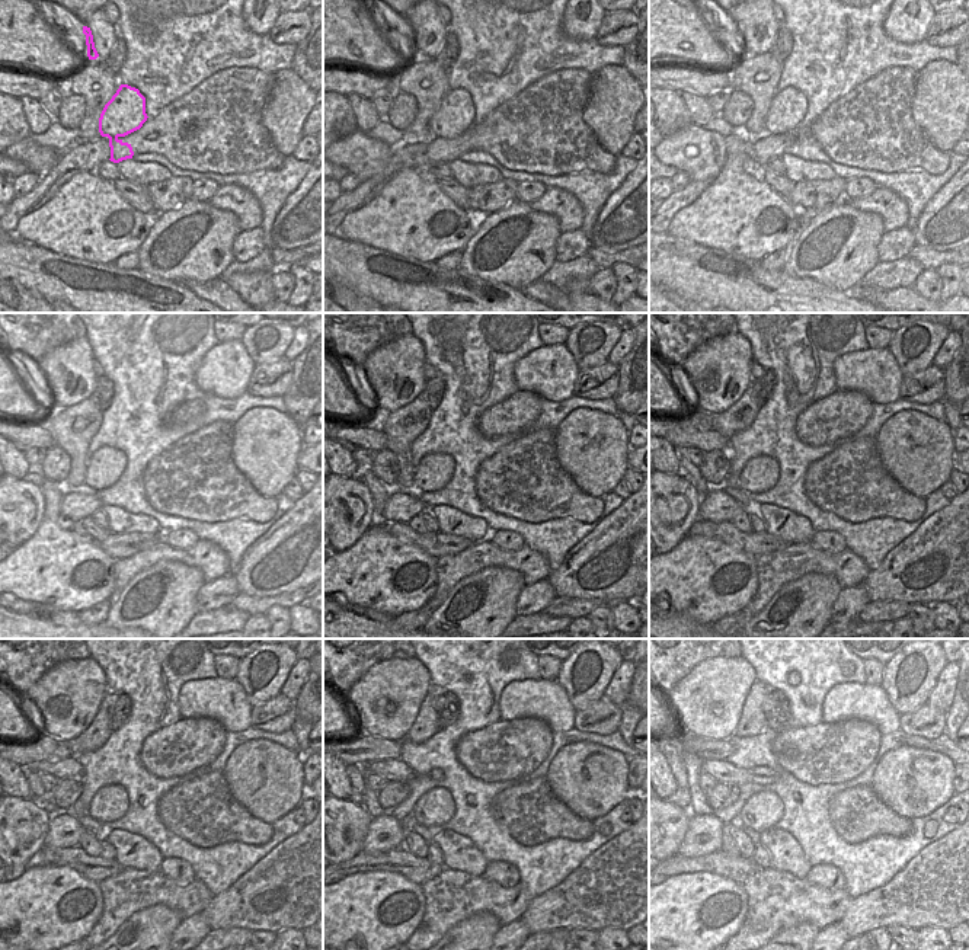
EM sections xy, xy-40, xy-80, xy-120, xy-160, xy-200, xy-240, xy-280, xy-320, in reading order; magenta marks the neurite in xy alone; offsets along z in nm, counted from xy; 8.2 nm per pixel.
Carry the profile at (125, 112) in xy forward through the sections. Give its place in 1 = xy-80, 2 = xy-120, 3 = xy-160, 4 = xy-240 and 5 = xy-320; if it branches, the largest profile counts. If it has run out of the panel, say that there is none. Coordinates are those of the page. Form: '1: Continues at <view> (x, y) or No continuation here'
1: Continues at xy-80 (787, 106)
2: Continues at xy-120 (106, 464)
3: Continues at xy-160 (434, 472)
4: Continues at xy-240 (109, 803)
5: Continues at xy-320 (763, 811).

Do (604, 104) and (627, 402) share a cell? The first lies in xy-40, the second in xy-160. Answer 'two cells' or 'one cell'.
two cells

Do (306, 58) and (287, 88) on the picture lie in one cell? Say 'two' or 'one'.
two

